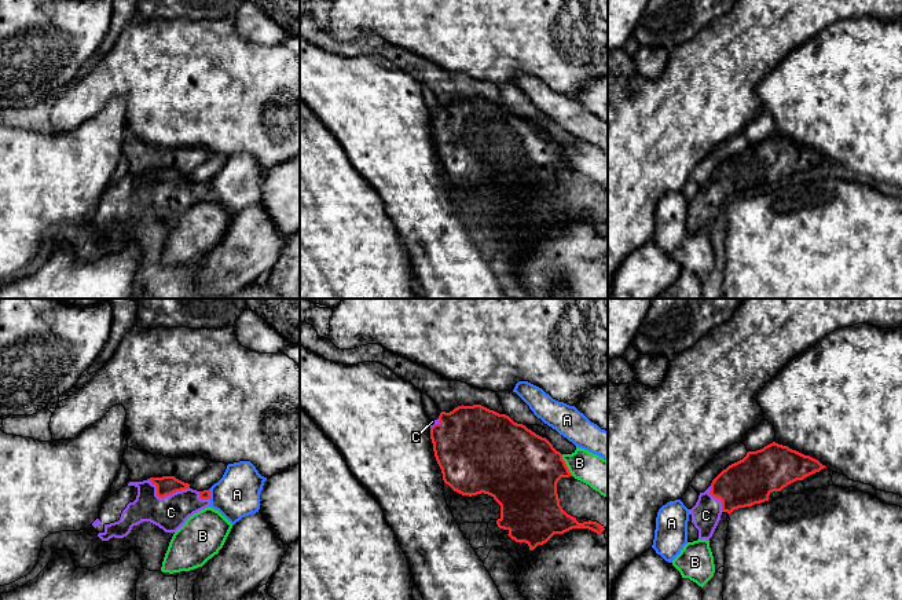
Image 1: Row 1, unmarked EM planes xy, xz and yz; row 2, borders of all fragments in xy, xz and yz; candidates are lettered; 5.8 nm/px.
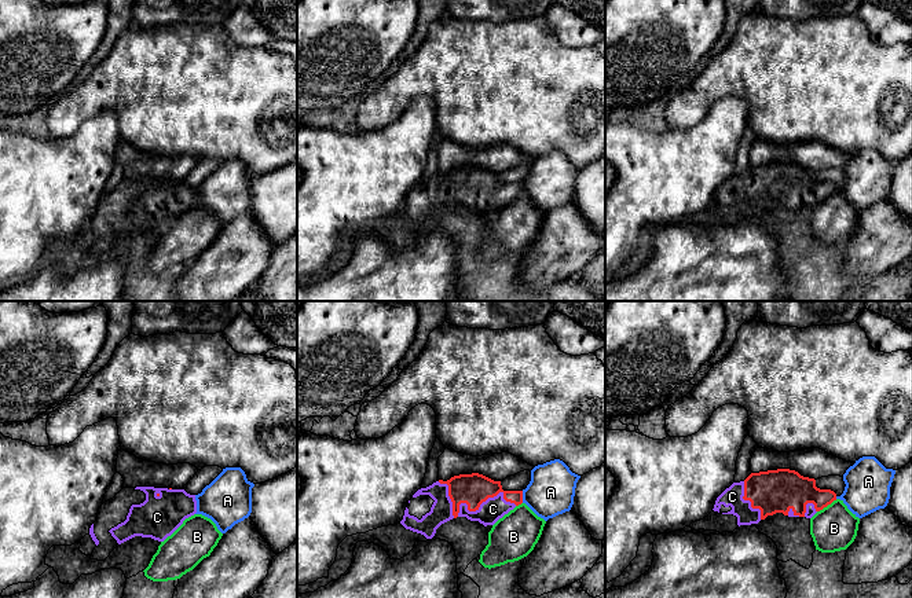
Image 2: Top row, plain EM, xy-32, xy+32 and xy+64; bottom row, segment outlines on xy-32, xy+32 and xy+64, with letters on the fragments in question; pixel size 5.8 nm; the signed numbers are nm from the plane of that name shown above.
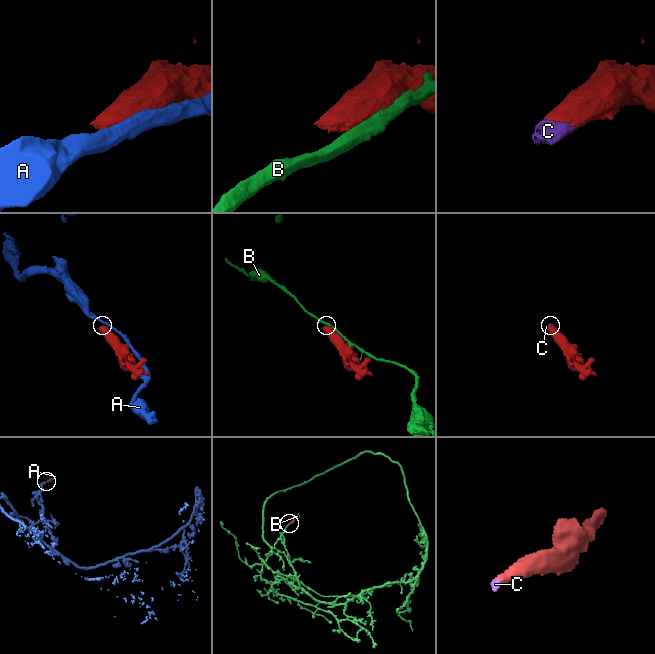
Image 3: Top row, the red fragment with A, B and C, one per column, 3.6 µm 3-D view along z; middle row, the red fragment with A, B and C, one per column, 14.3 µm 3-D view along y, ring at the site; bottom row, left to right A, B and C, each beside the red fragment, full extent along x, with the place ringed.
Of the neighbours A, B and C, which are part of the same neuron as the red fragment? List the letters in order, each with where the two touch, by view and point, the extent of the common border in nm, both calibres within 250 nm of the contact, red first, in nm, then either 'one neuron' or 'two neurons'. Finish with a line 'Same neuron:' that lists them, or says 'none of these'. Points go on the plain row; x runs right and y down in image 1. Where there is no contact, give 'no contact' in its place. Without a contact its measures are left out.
A: xy (209, 186) | 60 nm | 60/280 nm | two neurons
B: xz (565, 157) | 140 nm | 440/190 nm | two neurons
C: xy (165, 186) | 260 nm | 110/200 nm | one neuron
Same neuron: C

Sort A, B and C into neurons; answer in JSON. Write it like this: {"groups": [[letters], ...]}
{"groups": [["A"], ["B"], ["C"]]}

